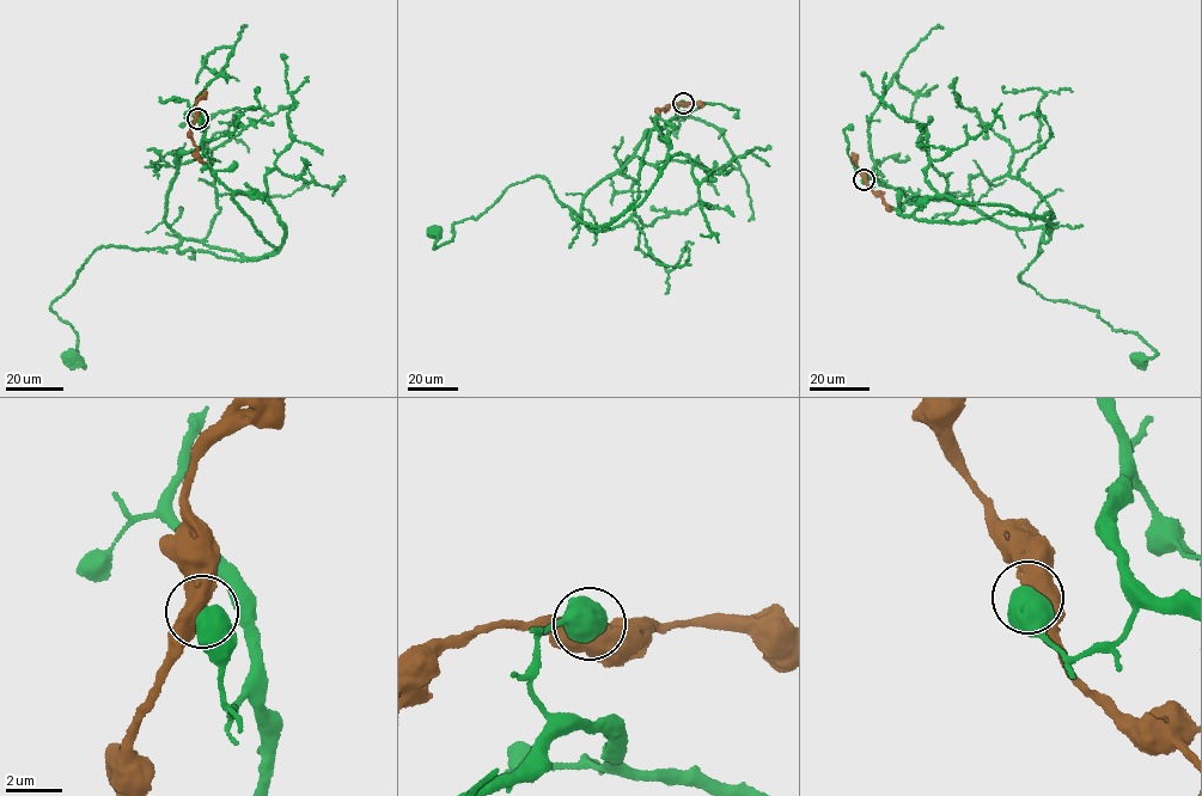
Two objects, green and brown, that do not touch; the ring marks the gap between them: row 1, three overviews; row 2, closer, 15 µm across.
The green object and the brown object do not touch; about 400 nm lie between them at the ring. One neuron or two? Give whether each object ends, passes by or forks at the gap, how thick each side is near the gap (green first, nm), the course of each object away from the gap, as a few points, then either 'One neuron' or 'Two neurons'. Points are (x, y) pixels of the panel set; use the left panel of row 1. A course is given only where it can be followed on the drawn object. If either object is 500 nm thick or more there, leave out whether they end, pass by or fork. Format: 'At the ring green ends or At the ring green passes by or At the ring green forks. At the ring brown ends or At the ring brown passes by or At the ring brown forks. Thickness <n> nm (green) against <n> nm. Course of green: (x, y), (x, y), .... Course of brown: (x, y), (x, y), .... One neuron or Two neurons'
Thickness 700 nm (green) against 600 nm. Course of green: (197, 118), (200, 147), (177, 155), (168, 197), (180, 243), (95, 249), (50, 305), (84, 367), (74, 357). Course of brown: (197, 117), (190, 128), (191, 136), (199, 158), (206, 163). One neuron

